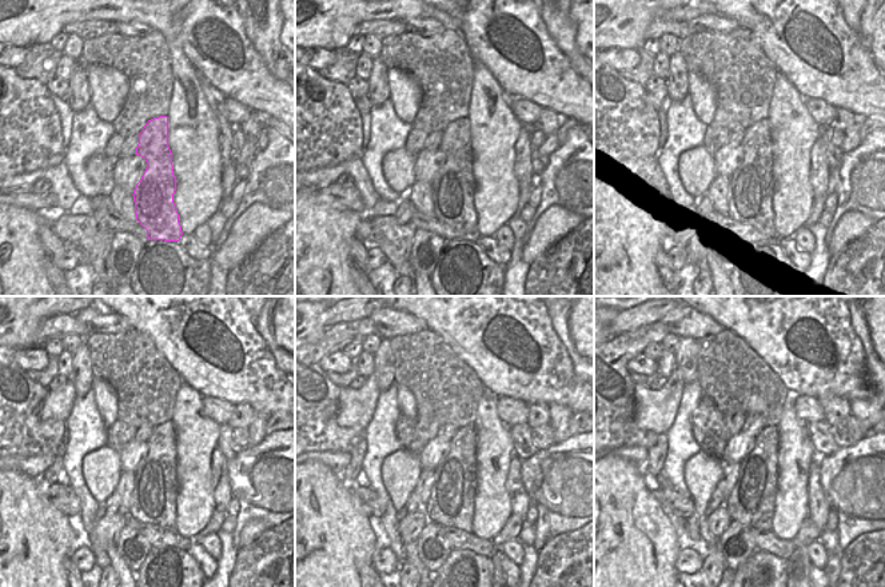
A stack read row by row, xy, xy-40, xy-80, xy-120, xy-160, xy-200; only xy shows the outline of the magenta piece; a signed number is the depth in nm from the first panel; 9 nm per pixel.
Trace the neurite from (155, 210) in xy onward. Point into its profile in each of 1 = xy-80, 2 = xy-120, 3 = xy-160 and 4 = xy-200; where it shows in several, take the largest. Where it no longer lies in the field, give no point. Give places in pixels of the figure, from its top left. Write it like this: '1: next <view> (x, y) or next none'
1: next xy-80 (752, 188)
2: next xy-120 (154, 498)
3: next xy-160 (451, 503)
4: next xy-200 (752, 502)

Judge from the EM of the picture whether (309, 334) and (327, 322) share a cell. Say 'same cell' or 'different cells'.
different cells

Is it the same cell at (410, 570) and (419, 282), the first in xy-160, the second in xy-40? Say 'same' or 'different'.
different

